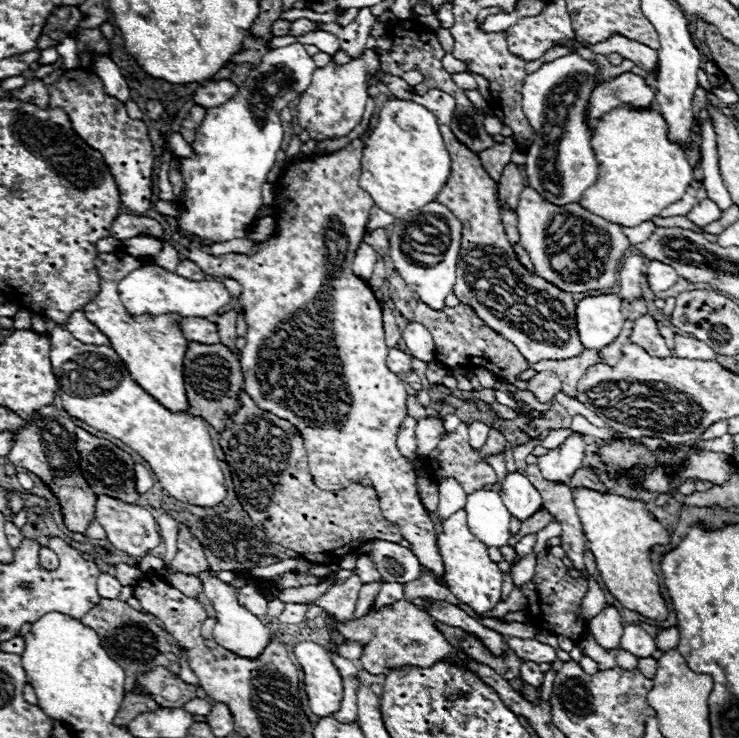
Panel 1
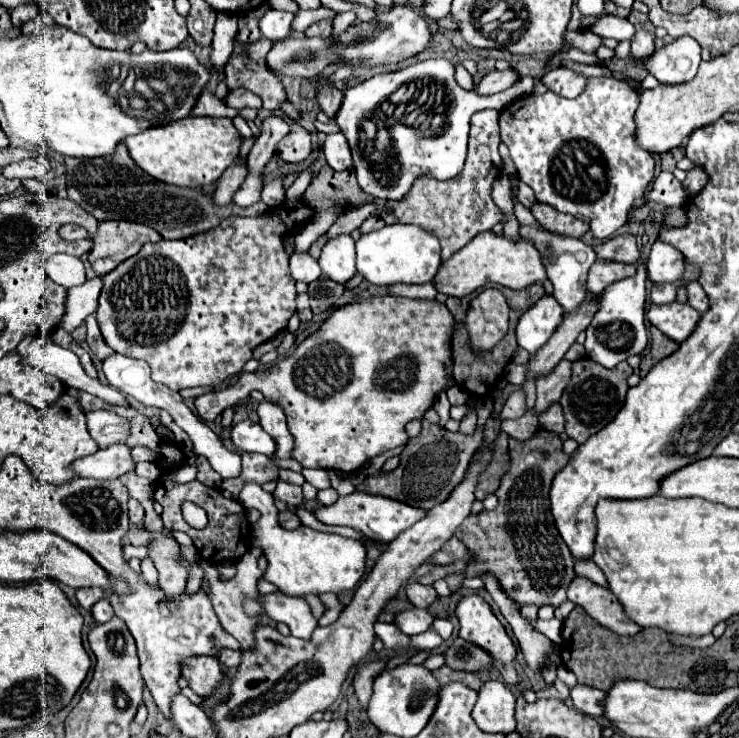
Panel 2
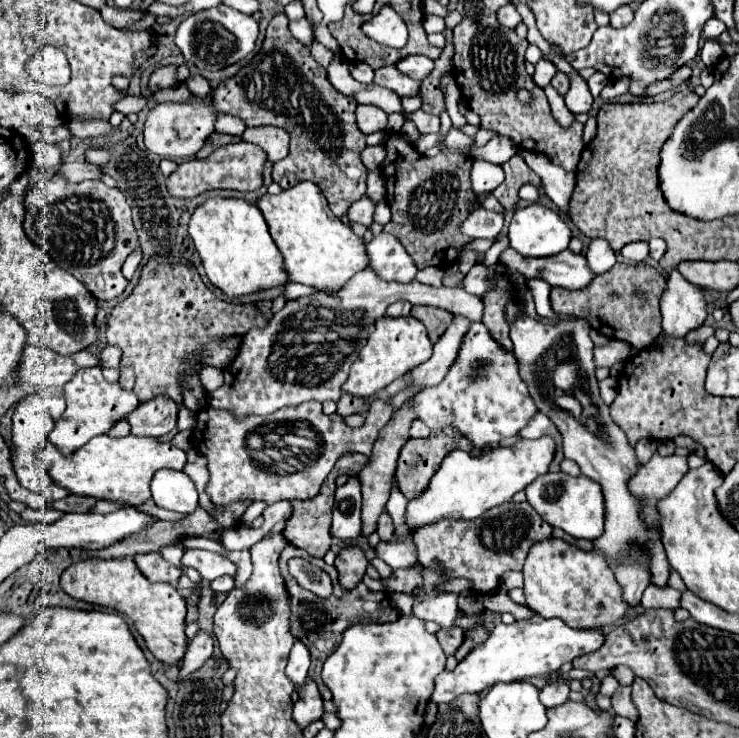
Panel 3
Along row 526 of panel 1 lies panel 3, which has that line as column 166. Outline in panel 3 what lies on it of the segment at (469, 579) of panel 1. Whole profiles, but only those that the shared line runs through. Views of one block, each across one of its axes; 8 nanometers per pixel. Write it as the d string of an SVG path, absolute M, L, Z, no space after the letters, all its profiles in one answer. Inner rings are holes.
M106 434L96 436L70 456L60 454L50 442L46 442L46 446L40 450L40 458L56 484L68 488L72 494L102 500L120 500L132 506L138 506L152 496L150 480L160 468L182 470L186 464L186 452L172 446L170 442L160 442L156 438L138 438L132 434L124 438L110 438Z

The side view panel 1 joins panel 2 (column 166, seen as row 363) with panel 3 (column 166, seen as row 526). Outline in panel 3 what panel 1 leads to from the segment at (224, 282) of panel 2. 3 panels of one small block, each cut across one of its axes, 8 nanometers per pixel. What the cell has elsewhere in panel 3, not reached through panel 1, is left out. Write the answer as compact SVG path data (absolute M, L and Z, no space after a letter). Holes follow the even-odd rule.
M158 396L150 402L140 404L134 412L128 414L128 424L132 426L134 436L160 438L174 430L178 416L178 404L170 398Z

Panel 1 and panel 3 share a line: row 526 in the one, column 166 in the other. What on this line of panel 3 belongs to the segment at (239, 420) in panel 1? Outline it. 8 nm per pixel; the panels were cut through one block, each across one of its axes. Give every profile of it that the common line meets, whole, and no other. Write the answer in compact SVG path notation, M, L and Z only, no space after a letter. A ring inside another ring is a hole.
M154 256L142 268L140 282L134 292L120 302L110 318L106 340L122 348L120 370L130 366L136 374L134 392L142 402L156 396L168 396L180 404L180 368L190 352L200 344L224 336L244 336L250 328L268 324L252 304L226 304L202 282L192 264L168 262L164 256Z

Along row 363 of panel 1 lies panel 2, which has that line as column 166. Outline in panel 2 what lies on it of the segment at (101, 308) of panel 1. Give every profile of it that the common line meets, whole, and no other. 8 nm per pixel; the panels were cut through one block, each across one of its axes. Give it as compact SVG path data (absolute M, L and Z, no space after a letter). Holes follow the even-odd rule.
M188 116L166 126L154 126L140 134L128 136L124 142L132 160L150 176L174 186L206 186L216 182L222 172L236 160L240 152L240 134L230 118Z

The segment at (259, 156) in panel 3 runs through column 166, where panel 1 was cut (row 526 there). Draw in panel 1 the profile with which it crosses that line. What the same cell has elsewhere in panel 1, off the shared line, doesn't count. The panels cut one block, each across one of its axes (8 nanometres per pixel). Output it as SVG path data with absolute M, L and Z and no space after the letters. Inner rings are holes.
M188 526L178 528L178 552L172 560L172 568L184 574L200 574L204 570L210 570L202 542L188 530Z

